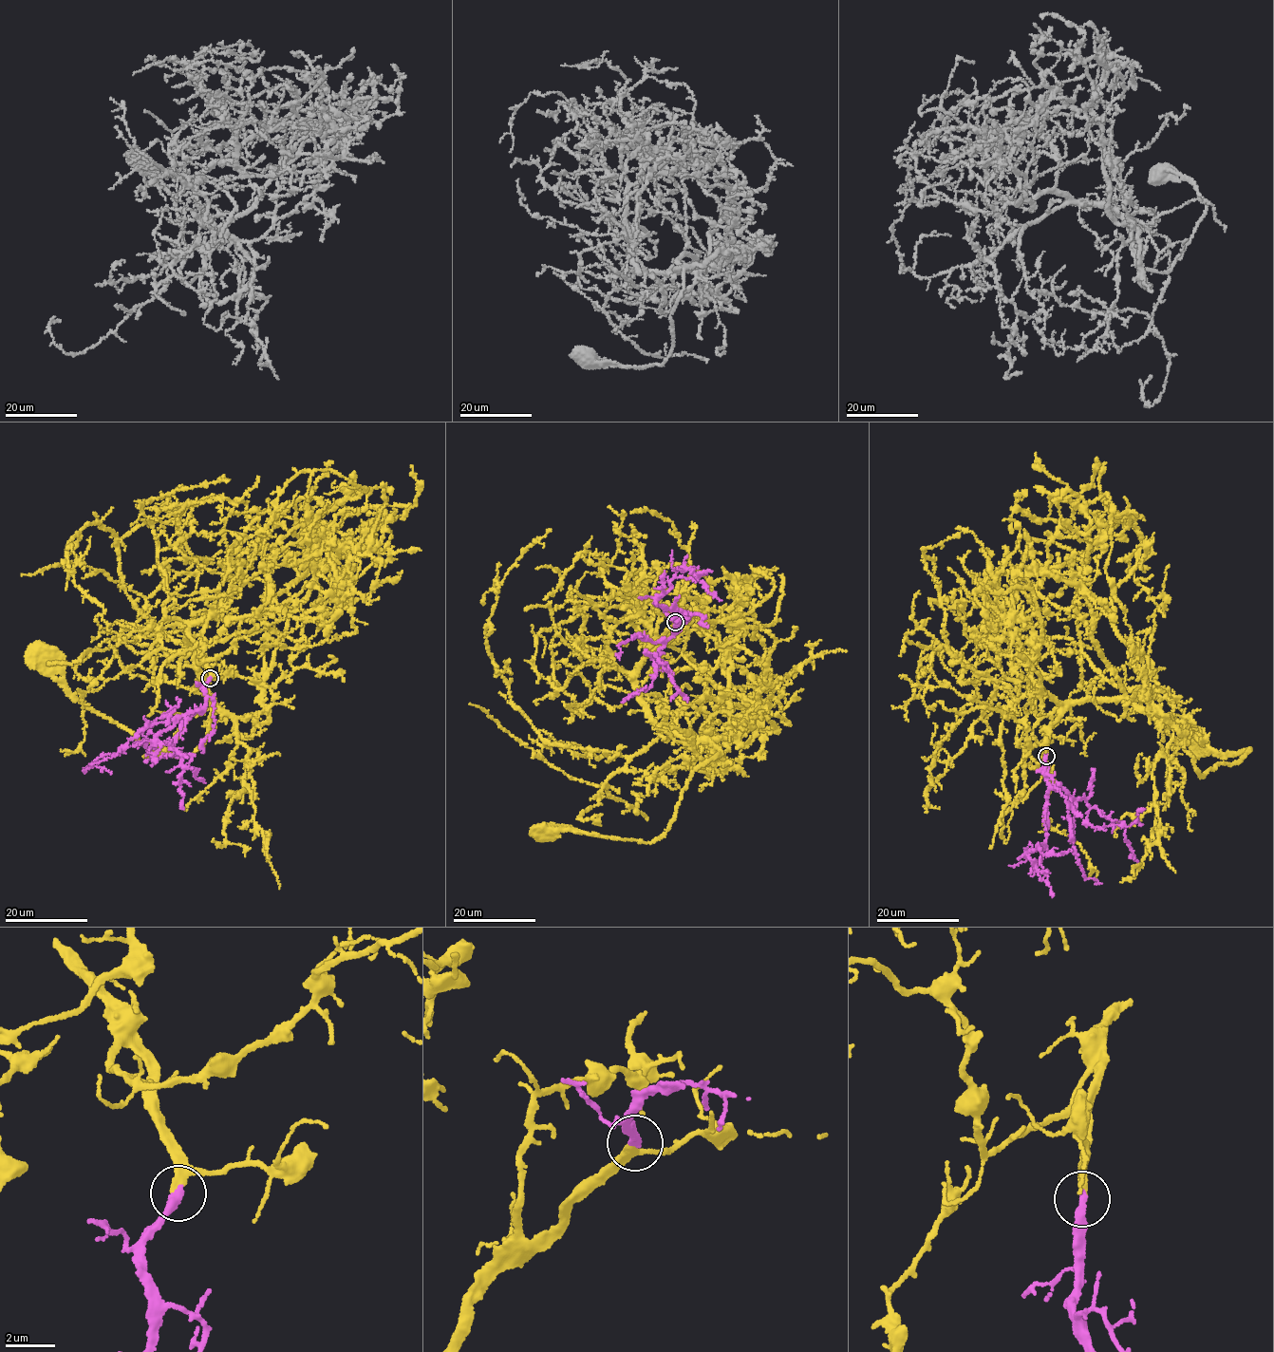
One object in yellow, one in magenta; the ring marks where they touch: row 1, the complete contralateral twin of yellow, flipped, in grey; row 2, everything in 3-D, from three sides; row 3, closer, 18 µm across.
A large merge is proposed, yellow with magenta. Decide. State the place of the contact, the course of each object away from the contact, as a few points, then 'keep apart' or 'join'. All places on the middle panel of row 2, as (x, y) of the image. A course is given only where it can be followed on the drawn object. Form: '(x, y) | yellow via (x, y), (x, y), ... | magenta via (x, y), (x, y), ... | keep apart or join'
(675, 622) | yellow via (676, 623), (640, 665), (638, 695), (655, 725), (721, 752), (692, 771), (676, 816), (650, 842), (546, 834) | magenta via (676, 623), (680, 611), (685, 615), (681, 630), (654, 658), (652, 685), (627, 699), (646, 687) | join

